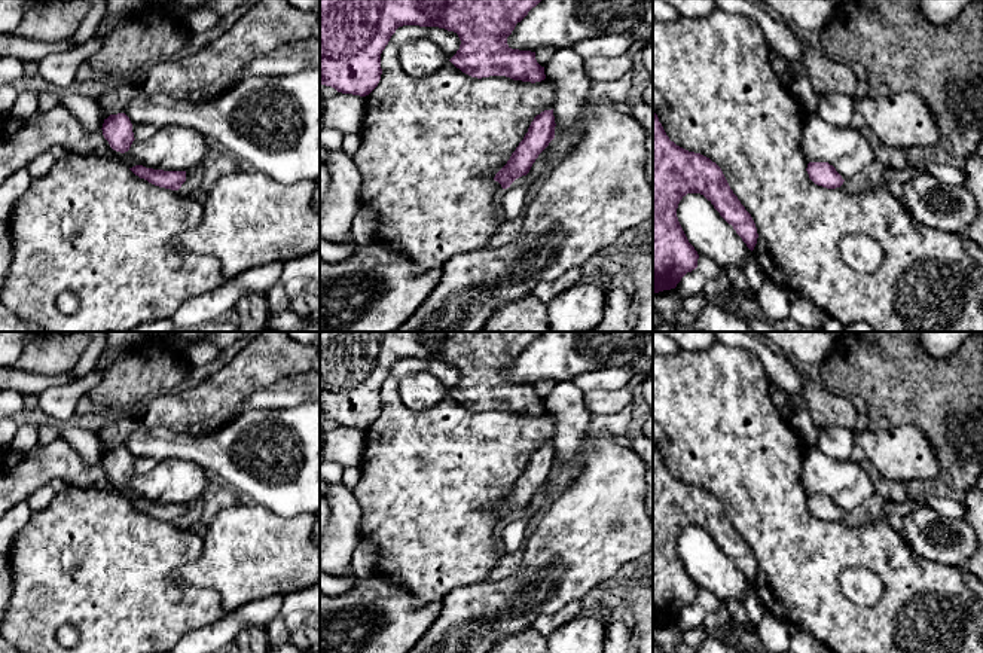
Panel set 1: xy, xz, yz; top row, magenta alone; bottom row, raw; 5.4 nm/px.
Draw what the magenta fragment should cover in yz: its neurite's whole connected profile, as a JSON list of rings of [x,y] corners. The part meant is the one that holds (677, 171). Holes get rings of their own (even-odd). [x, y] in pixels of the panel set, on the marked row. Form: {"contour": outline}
{"contour": [[[653,112],[653,293],[675,289],[687,272],[697,268],[699,254],[677,217],[678,204],[687,193],[703,195],[754,250],[755,223],[721,168],[671,141]]]}

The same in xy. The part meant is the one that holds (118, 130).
{"contour": [[[125,113],[110,115],[107,119],[104,119],[101,129],[110,147],[120,153],[128,152],[135,140],[132,123]]]}

